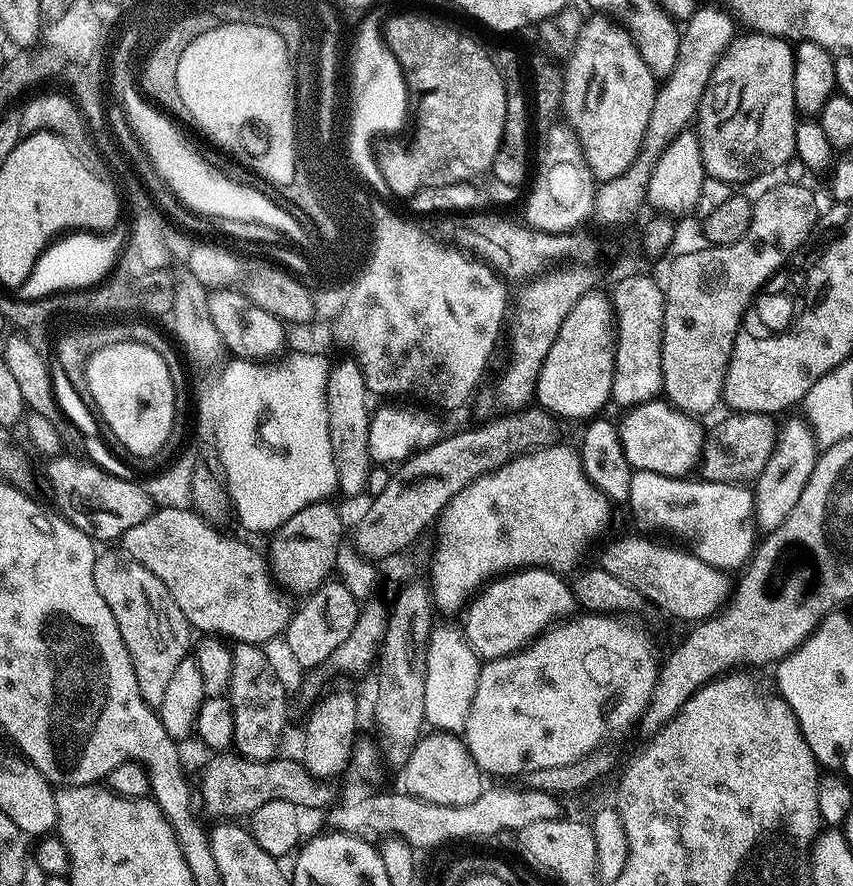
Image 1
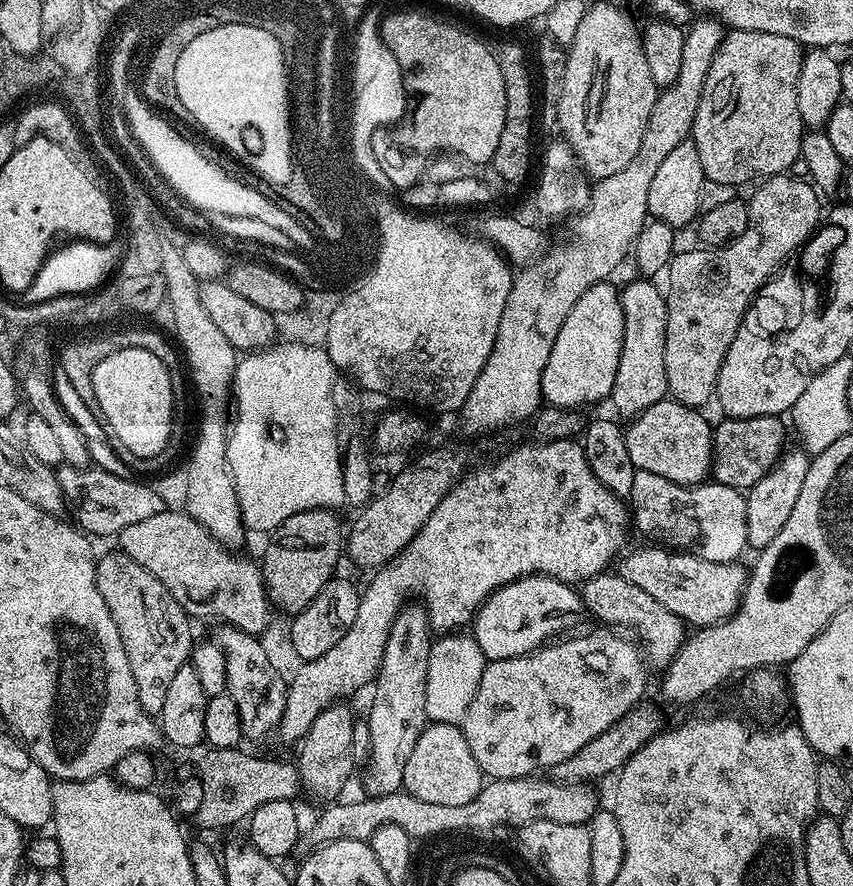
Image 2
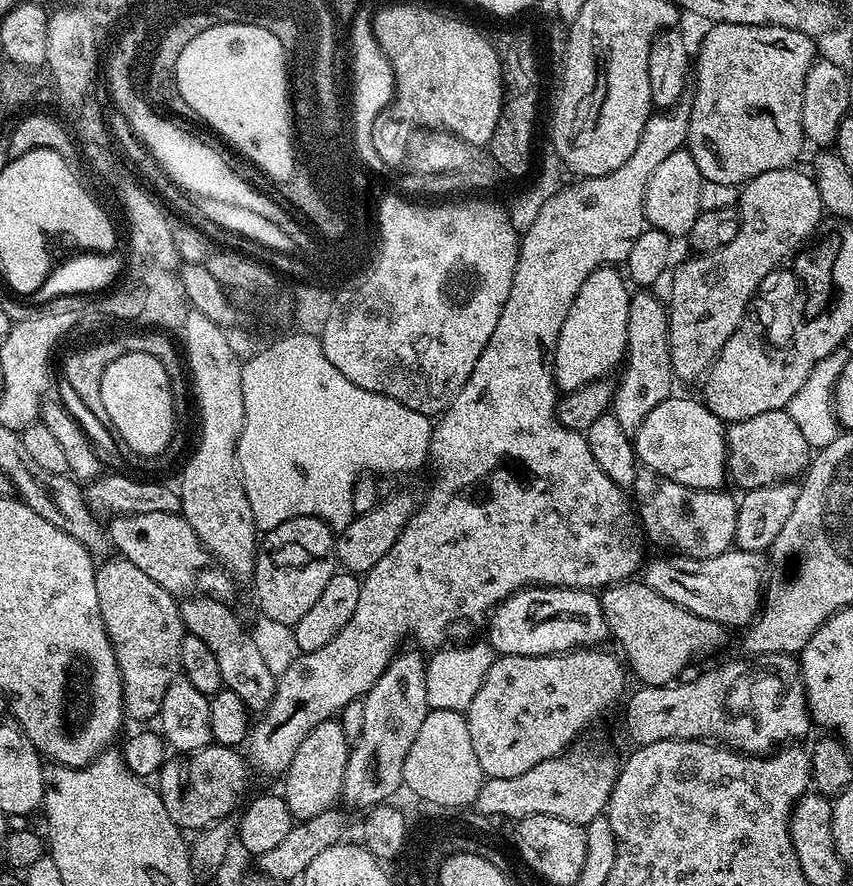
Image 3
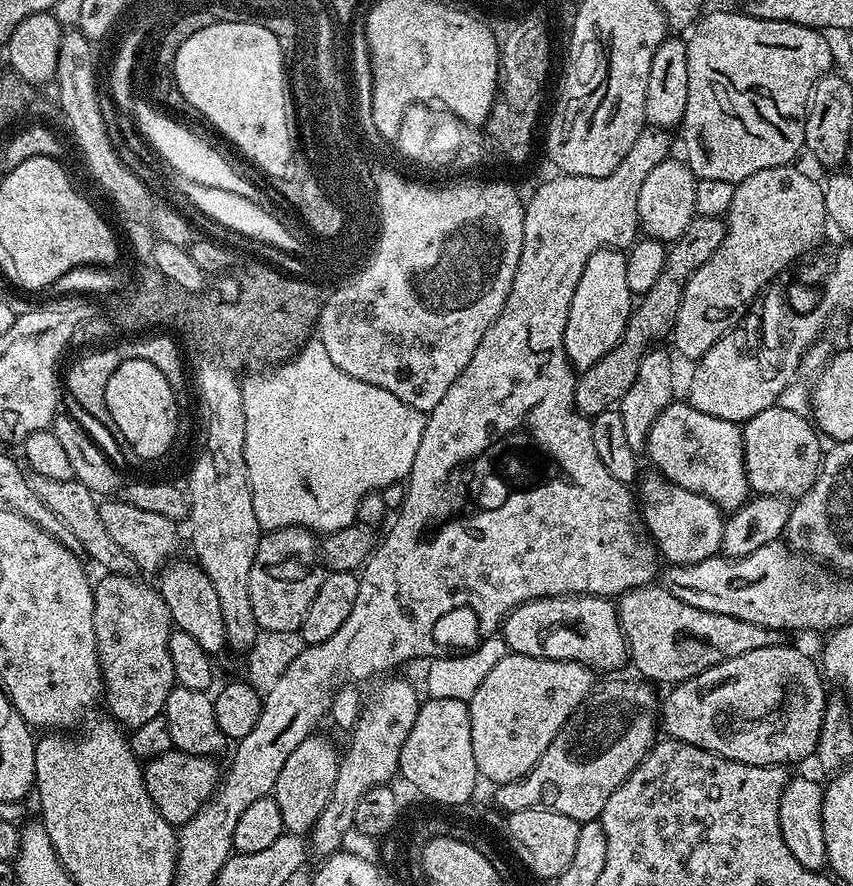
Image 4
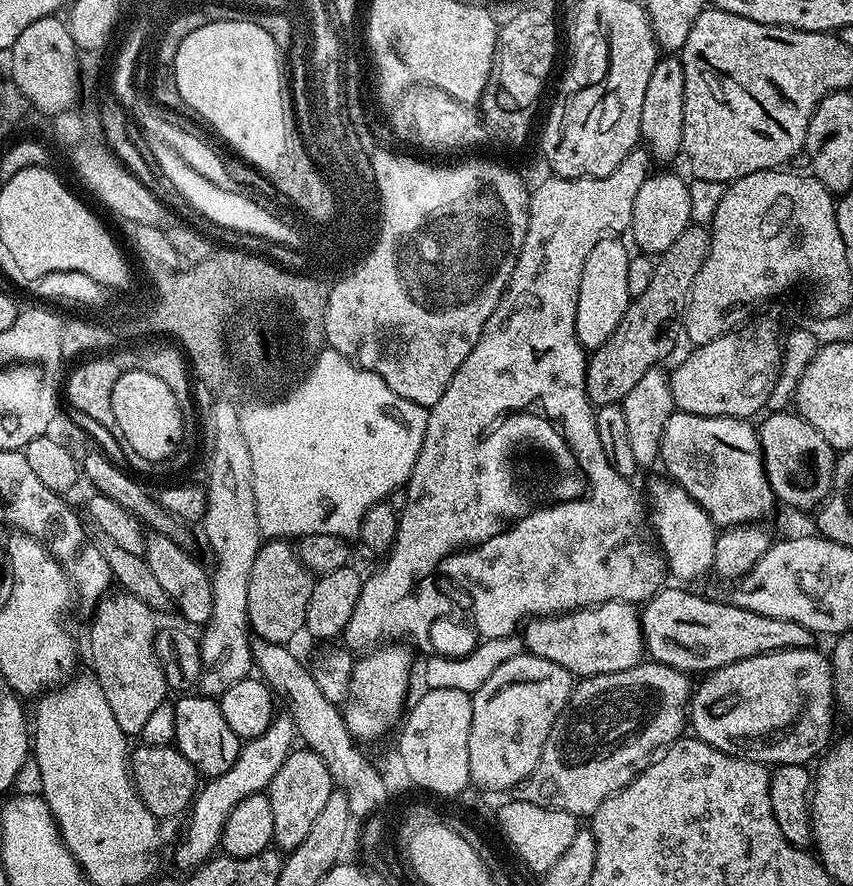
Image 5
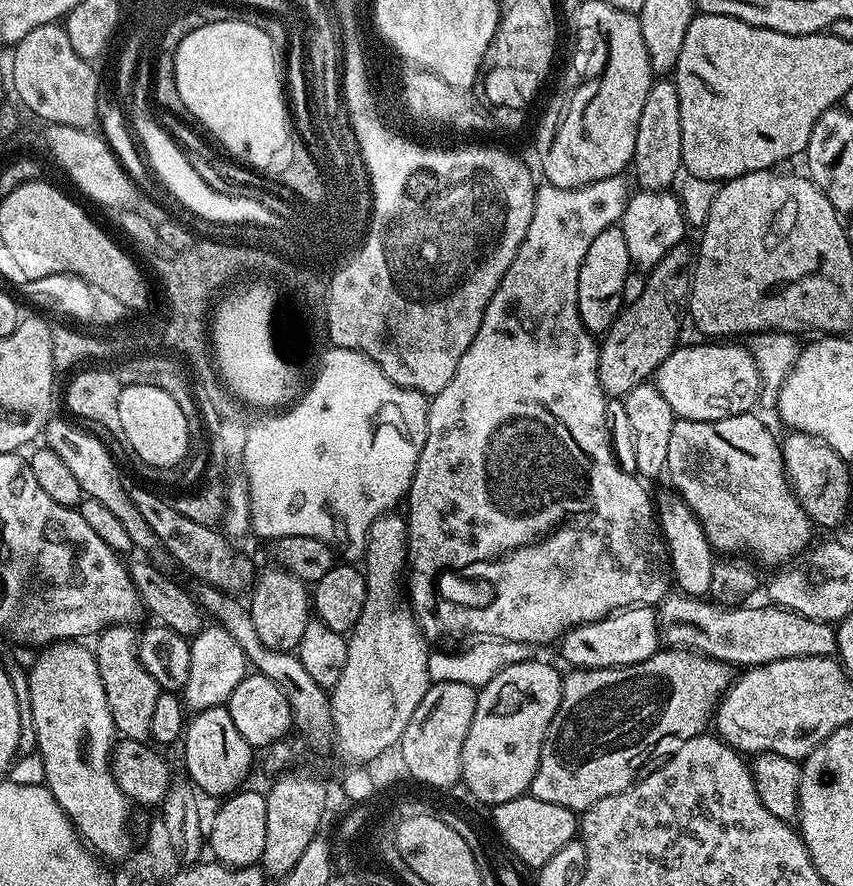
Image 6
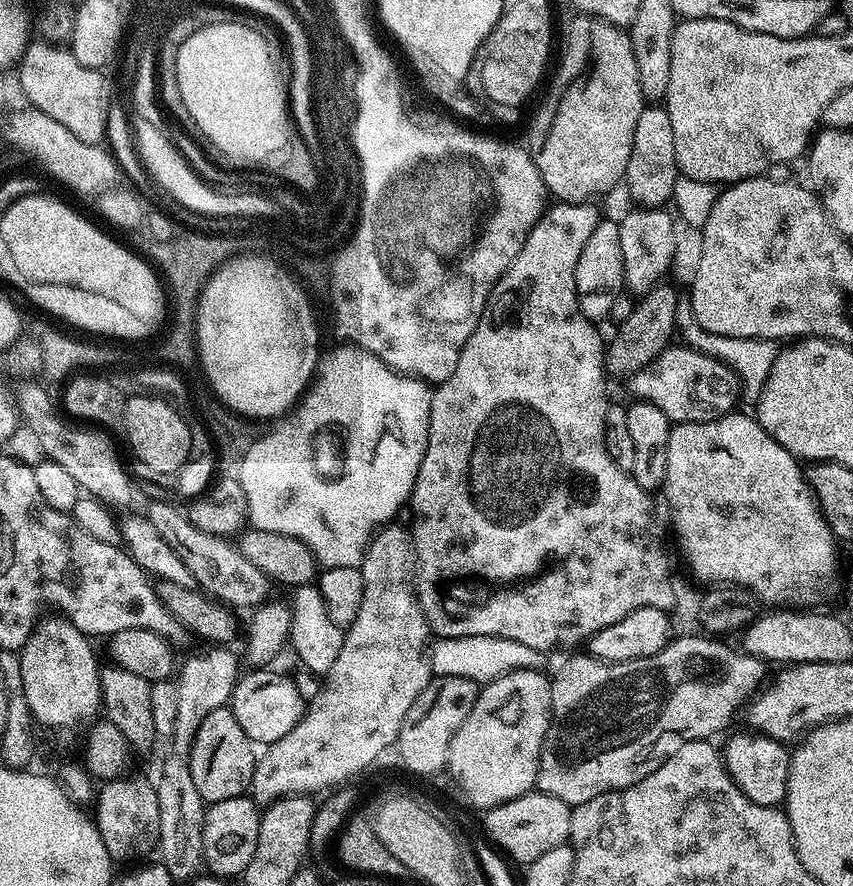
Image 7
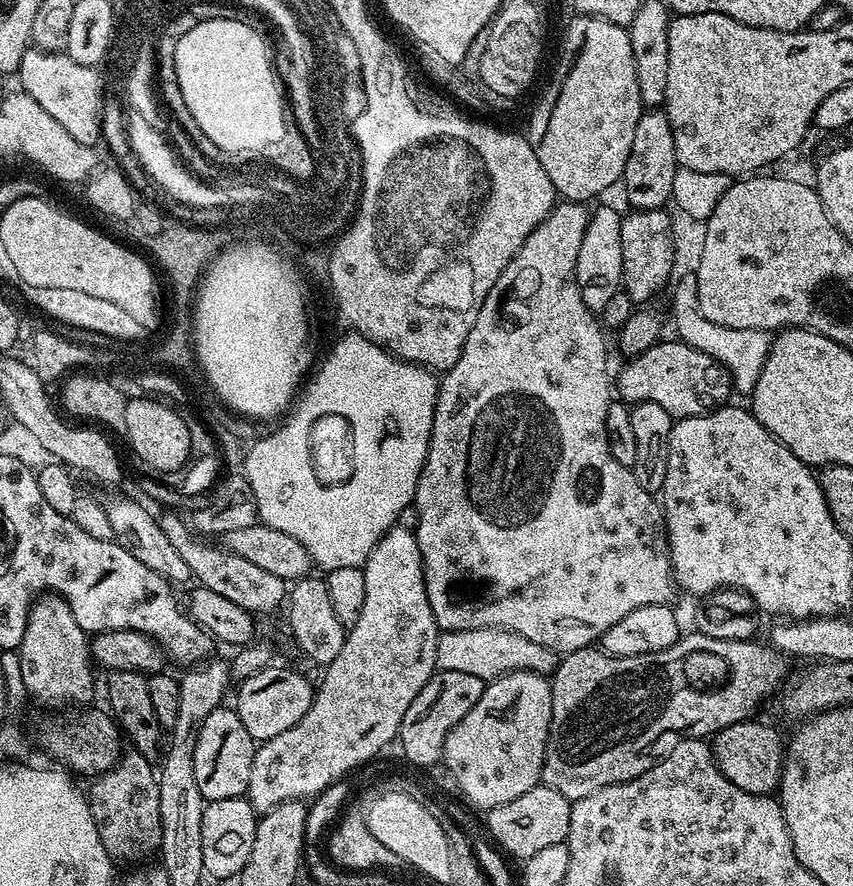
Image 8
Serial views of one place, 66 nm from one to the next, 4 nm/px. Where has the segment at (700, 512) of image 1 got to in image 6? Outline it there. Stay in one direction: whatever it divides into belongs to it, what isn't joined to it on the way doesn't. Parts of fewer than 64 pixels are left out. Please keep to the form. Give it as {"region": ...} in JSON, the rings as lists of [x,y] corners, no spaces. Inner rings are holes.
{"region":[[[674,490],[667,491],[655,497],[654,511],[660,532],[664,535],[664,544],[668,547],[668,560],[672,563],[675,587],[685,596],[707,597],[714,567],[712,543],[706,538],[699,518],[693,514],[690,506],[686,506],[684,499]]]}

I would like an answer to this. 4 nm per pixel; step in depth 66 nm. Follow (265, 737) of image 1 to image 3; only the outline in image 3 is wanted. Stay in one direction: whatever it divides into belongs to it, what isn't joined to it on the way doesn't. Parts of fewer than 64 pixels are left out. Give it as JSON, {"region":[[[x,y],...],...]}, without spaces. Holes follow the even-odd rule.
{"region":[[[190,596],[179,601],[180,617],[184,623],[187,635],[202,638],[210,650],[214,650],[214,658],[218,658],[218,670],[222,670],[222,682],[227,691],[238,694],[242,702],[248,708],[249,713],[263,714],[270,706],[270,702],[276,693],[278,676],[266,666],[265,659],[261,657],[261,651],[255,646],[251,631],[240,625],[240,620],[228,609],[229,605],[220,600],[210,600],[202,596]]]}

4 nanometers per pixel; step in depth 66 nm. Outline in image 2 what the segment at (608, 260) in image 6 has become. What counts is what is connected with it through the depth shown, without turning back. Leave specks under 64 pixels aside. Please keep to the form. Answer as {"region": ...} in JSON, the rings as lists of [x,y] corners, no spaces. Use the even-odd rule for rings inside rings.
{"region":[[[612,282],[595,284],[574,302],[574,310],[566,314],[550,362],[542,374],[541,397],[554,408],[583,409],[583,404],[607,401],[612,395],[614,374],[618,374],[618,358],[622,354],[622,302],[617,285]]]}

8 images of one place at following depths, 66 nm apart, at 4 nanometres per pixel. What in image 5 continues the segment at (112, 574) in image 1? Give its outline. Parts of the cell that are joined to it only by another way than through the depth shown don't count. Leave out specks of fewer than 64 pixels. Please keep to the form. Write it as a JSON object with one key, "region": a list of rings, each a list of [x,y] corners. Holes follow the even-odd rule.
{"region":[[[123,590],[105,595],[95,605],[94,611],[96,617],[92,620],[92,633],[88,636],[88,648],[92,651],[91,675],[94,683],[102,686],[102,694],[106,694],[106,702],[110,702],[110,714],[114,714],[118,726],[122,726],[124,735],[139,737],[150,714],[165,703],[167,696],[164,695],[170,692],[156,657],[157,617],[146,602],[138,602],[138,598]]]}

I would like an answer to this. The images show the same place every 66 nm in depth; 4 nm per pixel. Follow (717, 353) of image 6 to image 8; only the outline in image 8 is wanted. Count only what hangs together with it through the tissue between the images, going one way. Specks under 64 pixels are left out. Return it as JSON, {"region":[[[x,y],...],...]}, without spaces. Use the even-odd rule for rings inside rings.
{"region":[[[679,338],[671,339],[661,339],[641,356],[633,356],[627,361],[620,377],[614,380],[619,399],[629,405],[658,402],[658,406],[676,420],[701,416],[725,407],[729,403],[728,395],[734,392],[728,369],[710,358],[710,354],[702,354],[702,350],[692,348]]]}

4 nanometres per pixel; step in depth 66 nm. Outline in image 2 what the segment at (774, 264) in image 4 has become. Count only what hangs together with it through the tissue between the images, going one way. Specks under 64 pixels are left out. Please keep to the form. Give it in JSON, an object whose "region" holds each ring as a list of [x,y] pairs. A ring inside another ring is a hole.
{"region":[[[792,175],[769,176],[757,187],[761,188],[753,194],[752,200],[747,201],[748,225],[742,238],[722,248],[704,246],[699,249],[701,252],[677,251],[668,263],[666,269],[668,317],[666,318],[666,346],[664,347],[666,382],[668,396],[686,405],[687,408],[703,409],[705,407],[703,404],[708,399],[710,401],[713,399],[718,374],[726,358],[726,350],[730,350],[730,342],[734,342],[736,331],[741,327],[744,311],[752,303],[756,291],[777,271],[778,266],[785,263],[783,260],[795,248],[796,251],[803,249],[804,245],[809,243],[813,233],[817,231],[815,228],[820,220],[821,197],[807,179],[799,180],[798,177]]]}

